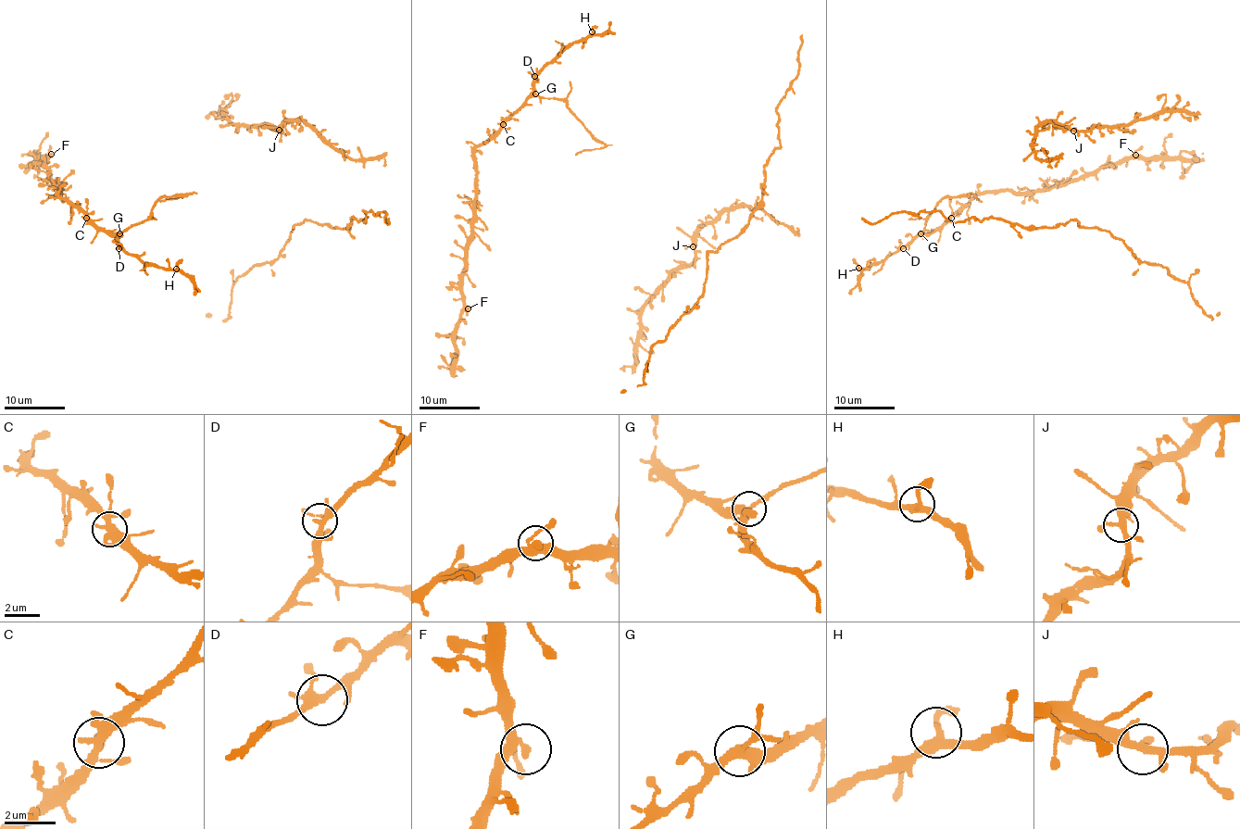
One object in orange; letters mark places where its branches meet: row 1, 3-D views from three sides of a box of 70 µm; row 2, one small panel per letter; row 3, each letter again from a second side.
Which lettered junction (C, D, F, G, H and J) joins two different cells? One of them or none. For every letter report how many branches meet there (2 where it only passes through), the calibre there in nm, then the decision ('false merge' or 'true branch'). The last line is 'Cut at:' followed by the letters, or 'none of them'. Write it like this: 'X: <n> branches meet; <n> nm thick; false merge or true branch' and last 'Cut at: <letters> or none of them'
C: 4 branches meet; 340 nm thick; true branch
D: 4 branches meet; 280 nm thick; true branch
F: 3 branches meet; 280 nm thick; true branch
G: 4 branches meet; 320 nm thick; false merge
H: 3 branches meet; 320 nm thick; true branch
J: 5 branches meet; 300 nm thick; true branch
Cut at: G

